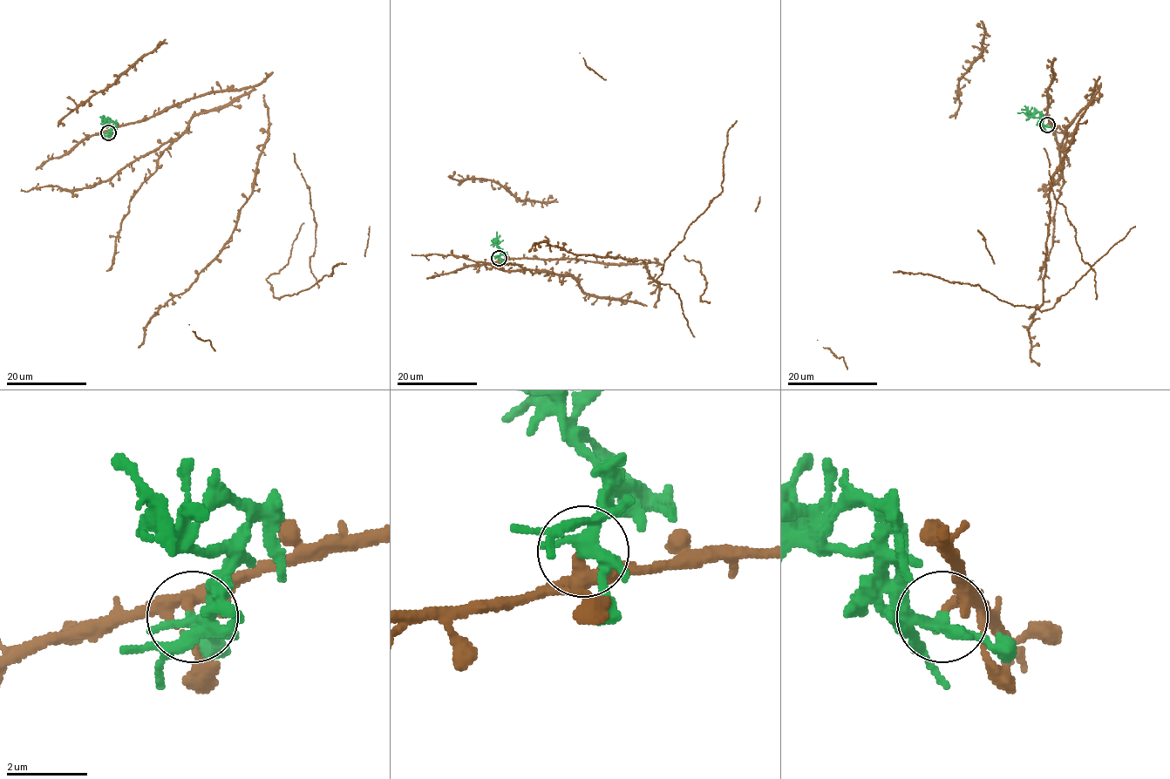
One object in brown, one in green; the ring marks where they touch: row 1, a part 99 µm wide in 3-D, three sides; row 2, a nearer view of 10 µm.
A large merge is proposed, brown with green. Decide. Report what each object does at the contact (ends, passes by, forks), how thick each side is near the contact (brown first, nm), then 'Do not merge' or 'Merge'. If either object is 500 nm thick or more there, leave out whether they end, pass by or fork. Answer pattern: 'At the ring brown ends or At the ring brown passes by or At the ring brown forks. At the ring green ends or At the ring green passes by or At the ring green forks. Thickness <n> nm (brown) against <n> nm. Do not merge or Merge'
At the ring brown passes by. At the ring green forks. Thickness 280 nm (brown) against 240 nm. Do not merge

